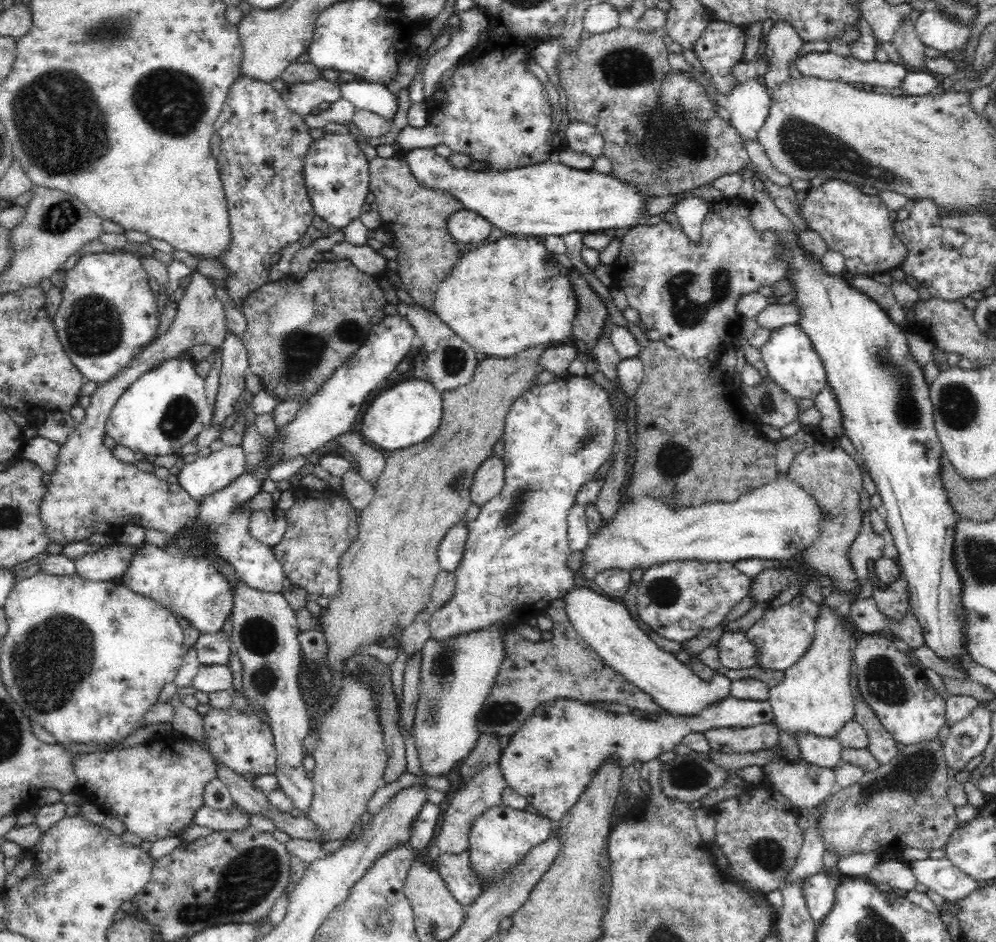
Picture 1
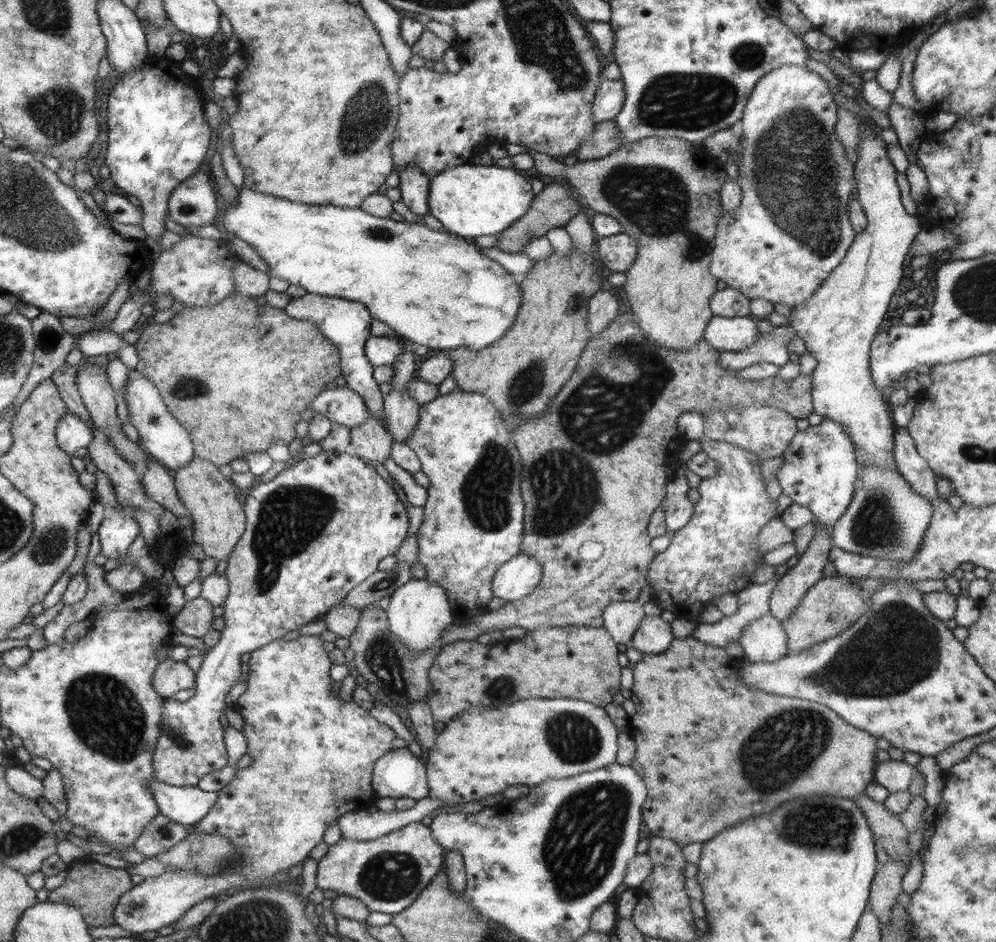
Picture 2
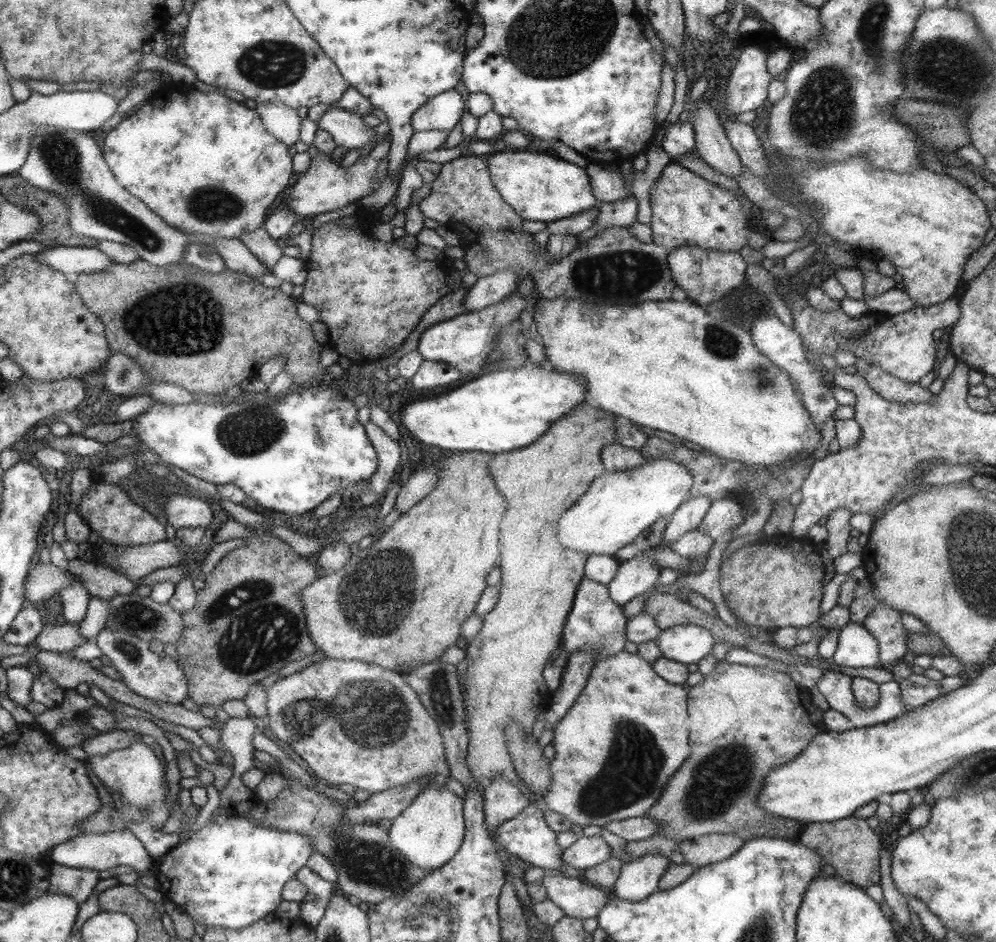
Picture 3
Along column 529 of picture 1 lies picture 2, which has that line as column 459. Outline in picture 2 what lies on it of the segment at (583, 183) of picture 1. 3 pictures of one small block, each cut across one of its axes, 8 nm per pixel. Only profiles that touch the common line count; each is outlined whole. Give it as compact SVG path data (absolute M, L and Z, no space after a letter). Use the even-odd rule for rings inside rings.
M463 164L443 170L429 180L429 216L443 224L443 230L473 242L479 236L501 234L513 222L517 222L535 200L529 180L517 174L513 168L499 166L475 166Z

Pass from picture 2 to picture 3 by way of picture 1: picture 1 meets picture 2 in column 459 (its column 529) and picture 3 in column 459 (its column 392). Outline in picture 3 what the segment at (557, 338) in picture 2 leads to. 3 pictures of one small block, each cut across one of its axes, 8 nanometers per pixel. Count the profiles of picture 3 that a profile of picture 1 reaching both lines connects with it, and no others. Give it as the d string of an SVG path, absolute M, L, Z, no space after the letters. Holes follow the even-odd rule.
M453 452L449 456L441 456L435 462L437 468L437 482L431 488L431 492L427 494L427 498L423 498L419 504L415 504L413 508L409 508L401 518L397 518L393 522L391 528L383 530L373 544L367 550L359 550L355 556L349 558L347 566L343 566L339 572L323 576L319 580L315 580L315 584L309 584L303 592L299 592L299 598L303 602L303 610L307 614L307 626L309 626L309 634L311 640L317 646L317 652L325 654L327 658L333 660L361 660L373 666L383 666L385 670L397 672L397 668L401 666L423 666L423 664L431 664L433 660L437 660L449 646L455 646L455 640L461 634L461 626L463 622L473 616L475 608L479 606L481 594L487 590L487 576L491 572L493 566L497 566L499 558L501 558L501 546L499 546L499 522L503 518L503 512L507 510L507 502L501 496L501 492L497 492L495 488L495 480L491 474L487 474L487 466L493 460L495 454L483 454L483 452Z

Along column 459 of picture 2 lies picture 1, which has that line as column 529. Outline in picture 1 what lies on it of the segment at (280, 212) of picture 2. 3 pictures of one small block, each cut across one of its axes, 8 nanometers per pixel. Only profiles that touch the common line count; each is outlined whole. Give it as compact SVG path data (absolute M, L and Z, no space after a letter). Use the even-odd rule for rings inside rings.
M508 236L464 254L450 276L440 282L432 310L474 354L504 360L520 354L530 344L552 342L550 346L558 346L570 336L576 296L566 268L550 258L540 238Z

